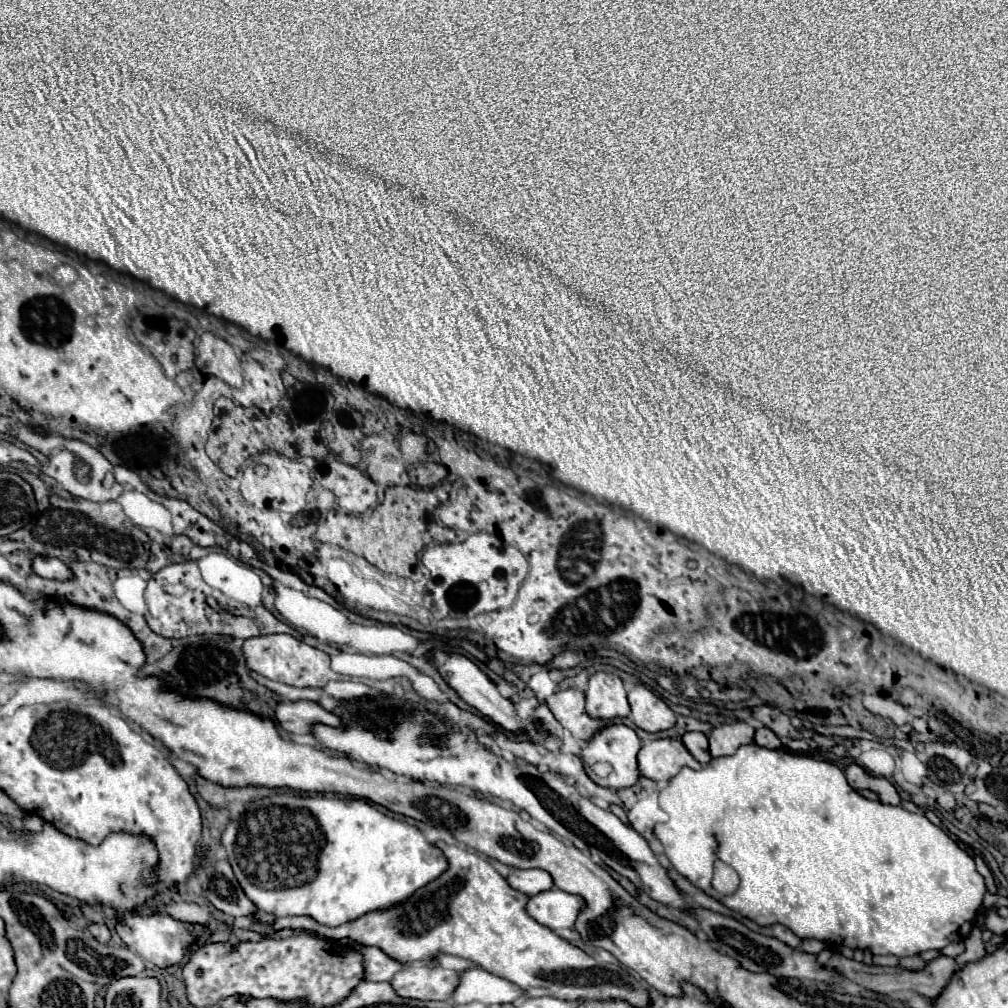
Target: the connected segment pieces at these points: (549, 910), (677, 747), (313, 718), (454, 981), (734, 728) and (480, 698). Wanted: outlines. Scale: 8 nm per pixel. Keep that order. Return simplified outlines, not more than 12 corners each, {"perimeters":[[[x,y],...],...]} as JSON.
{"perimeters":[[[555,888],[529,896],[527,914],[551,930],[573,926],[583,900]],[[653,740],[639,750],[639,770],[669,782],[701,764],[679,740]],[[307,700],[277,704],[279,726],[311,734],[315,724],[343,726],[339,716]],[[440,954],[391,980],[401,998],[449,1000],[476,967]],[[749,724],[719,726],[709,734],[713,758],[731,756],[751,744]],[[433,652],[445,682],[485,718],[513,734],[529,734],[511,700],[477,664]]]}

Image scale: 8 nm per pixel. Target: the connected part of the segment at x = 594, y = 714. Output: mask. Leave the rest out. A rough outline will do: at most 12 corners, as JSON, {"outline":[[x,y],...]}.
{"outline":[[617,674],[589,678],[587,714],[615,720],[631,714]]}

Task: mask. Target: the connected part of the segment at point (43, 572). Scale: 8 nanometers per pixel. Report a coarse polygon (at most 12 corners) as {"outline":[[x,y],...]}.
{"outline":[[37,556],[33,570],[49,580],[73,578],[59,558]]}

